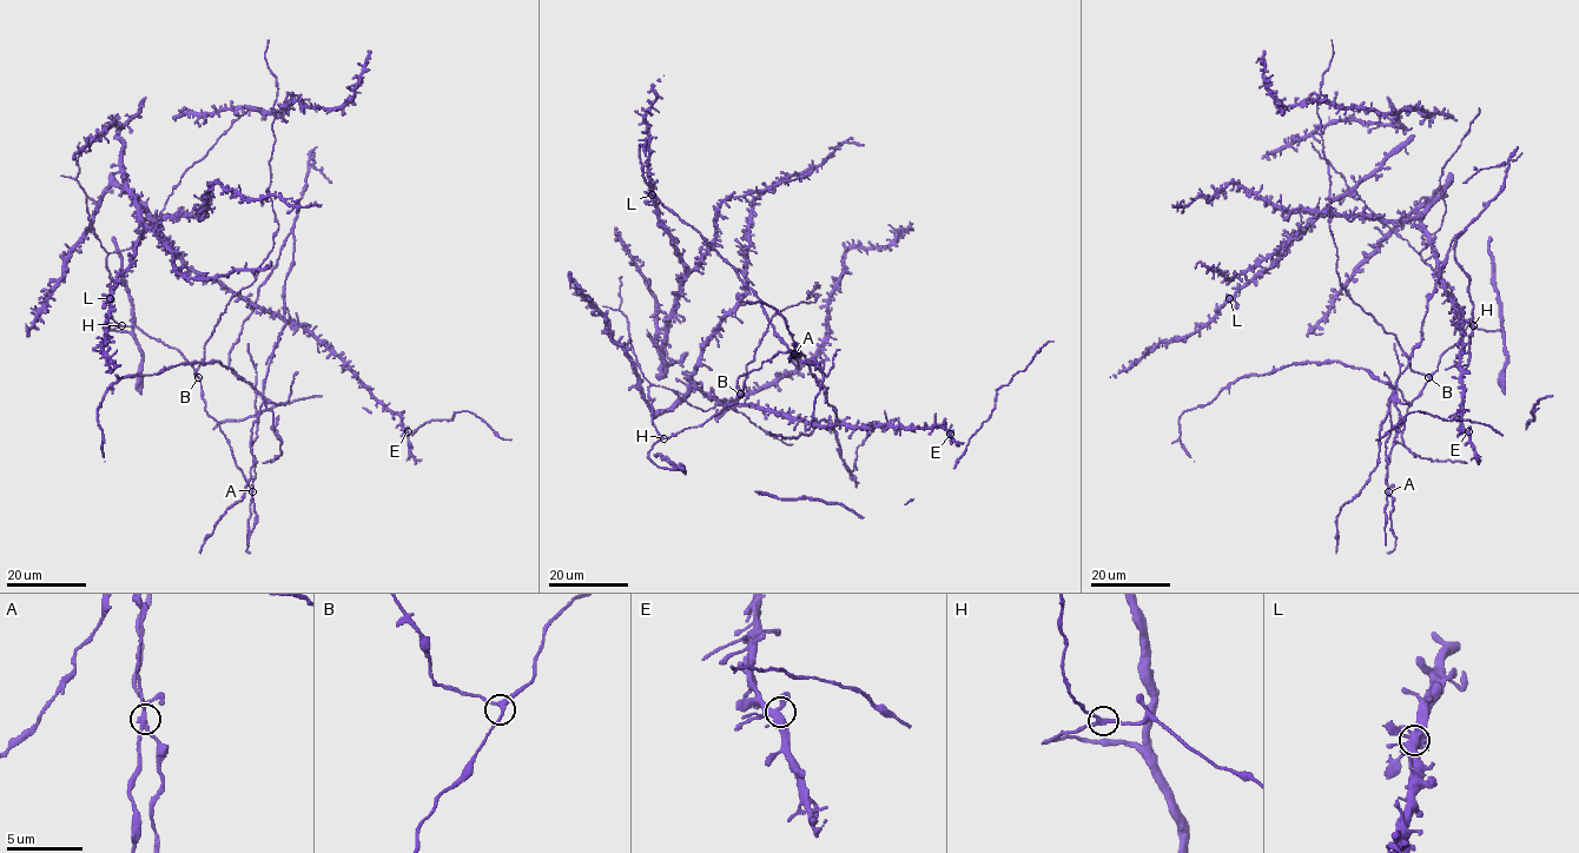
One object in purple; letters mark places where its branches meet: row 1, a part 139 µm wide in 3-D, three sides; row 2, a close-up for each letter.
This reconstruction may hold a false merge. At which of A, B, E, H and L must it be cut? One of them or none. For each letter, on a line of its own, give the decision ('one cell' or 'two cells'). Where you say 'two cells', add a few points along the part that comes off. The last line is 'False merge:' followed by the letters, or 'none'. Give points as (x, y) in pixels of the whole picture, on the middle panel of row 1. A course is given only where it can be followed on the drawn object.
A: two cells; course (794, 354), (827, 388), (825, 399), (837, 416), (832, 427), (820, 420), (797, 438), (770, 431)
B: one cell
E: one cell
H: one cell
L: one cell
False merge: A

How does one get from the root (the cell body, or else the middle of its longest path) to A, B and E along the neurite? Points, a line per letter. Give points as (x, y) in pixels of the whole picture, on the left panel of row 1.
A: (158, 339), (176, 349), (196, 370), (204, 409), (219, 425), (236, 465), (252, 491)
B: (158, 339), (176, 349), (198, 377)
E: (158, 339), (111, 316), (107, 252), (92, 224), (112, 185), (143, 206), (189, 268), (305, 326), (408, 431)

